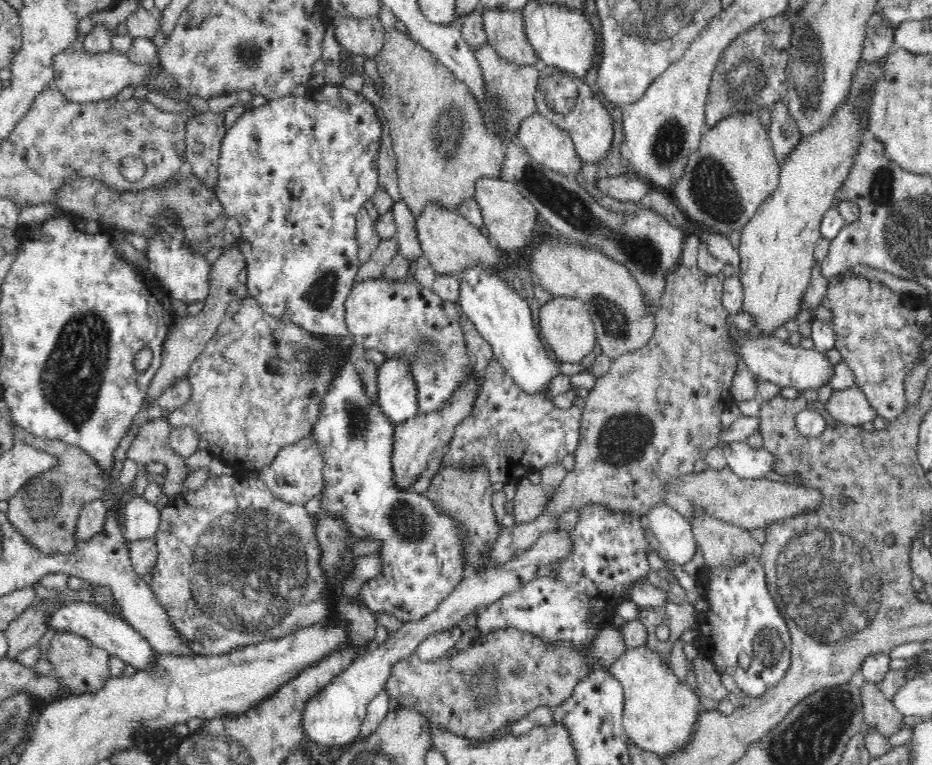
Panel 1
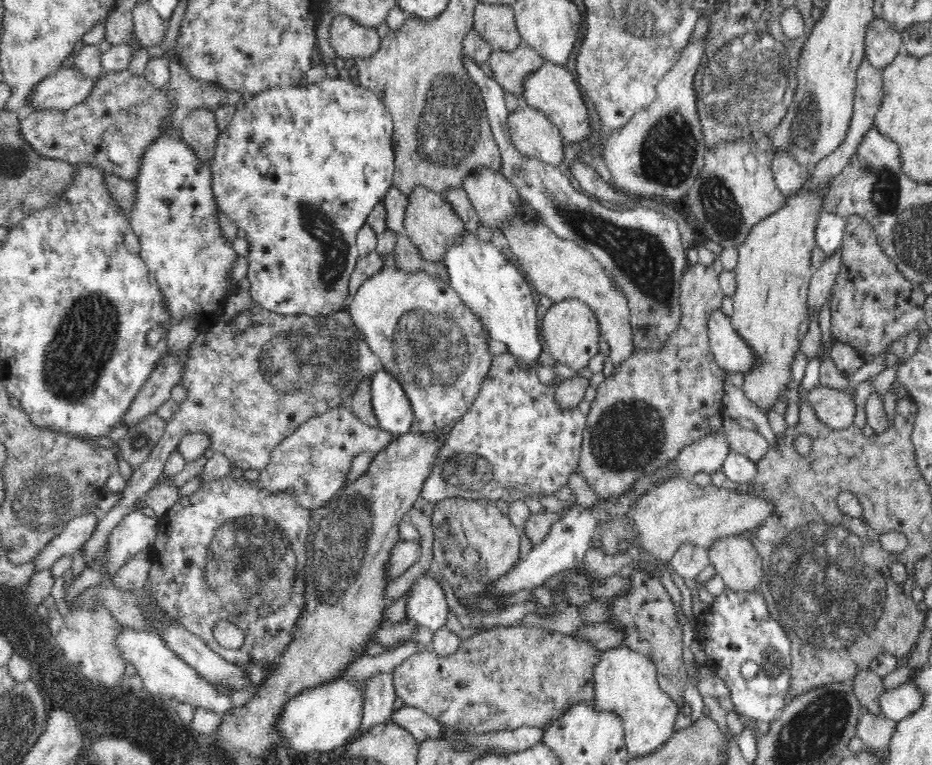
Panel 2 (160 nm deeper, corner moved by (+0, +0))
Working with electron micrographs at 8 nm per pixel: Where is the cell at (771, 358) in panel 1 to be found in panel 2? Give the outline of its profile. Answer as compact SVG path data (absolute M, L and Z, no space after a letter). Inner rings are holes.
M721 308L710 314L707 333L714 361L727 374L754 369L757 360L755 351L736 332L731 317L724 314Z

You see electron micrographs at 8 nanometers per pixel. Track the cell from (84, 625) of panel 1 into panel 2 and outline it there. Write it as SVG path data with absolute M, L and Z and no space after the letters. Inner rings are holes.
M128 628L122 634L118 632L114 643L120 650L120 656L124 657L124 661L134 664L137 670L136 676L150 694L163 696L163 698L170 698L170 696L179 698L182 704L187 702L192 708L205 708L221 714L222 717L235 706L230 695L220 693L220 690L216 689L210 681L200 677L198 671L184 663L184 660L172 651L170 645L164 643L161 636L155 632L136 632Z

